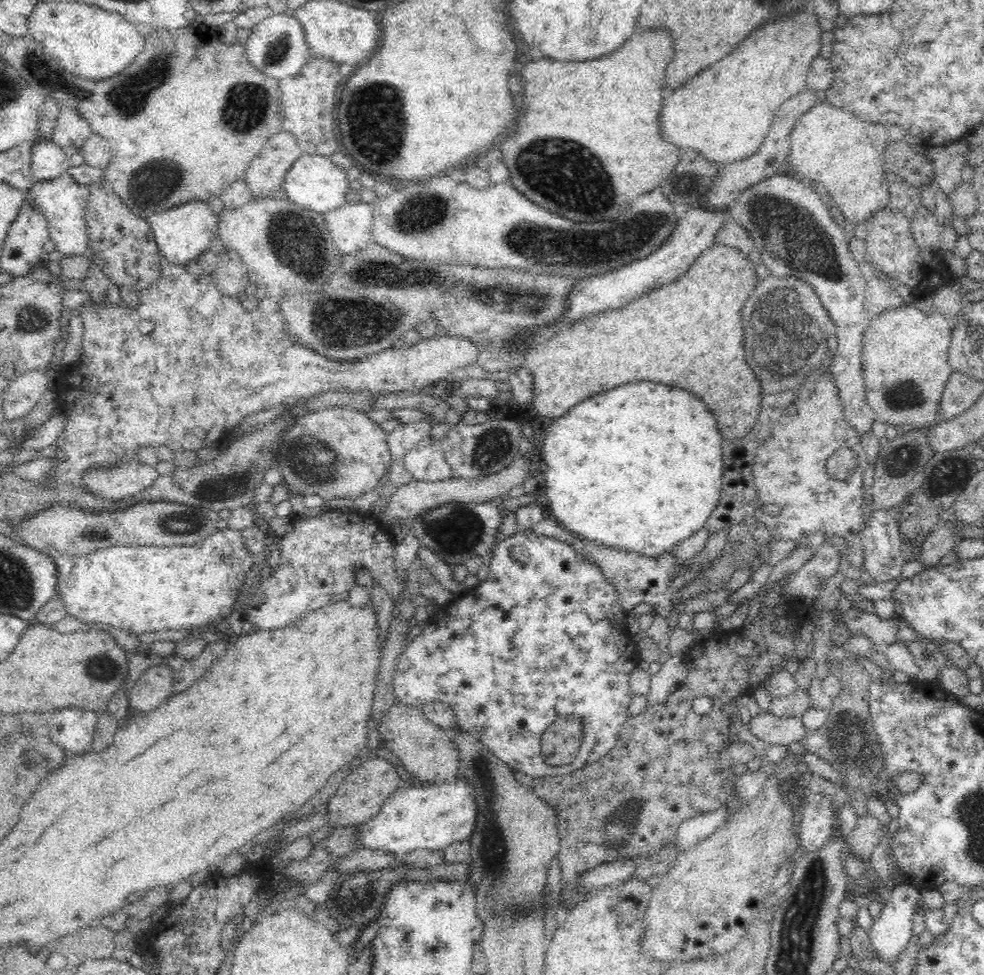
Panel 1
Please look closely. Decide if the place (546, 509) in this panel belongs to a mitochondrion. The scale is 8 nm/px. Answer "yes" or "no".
no

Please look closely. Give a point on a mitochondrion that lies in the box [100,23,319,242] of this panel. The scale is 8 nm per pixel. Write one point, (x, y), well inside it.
(129, 98)

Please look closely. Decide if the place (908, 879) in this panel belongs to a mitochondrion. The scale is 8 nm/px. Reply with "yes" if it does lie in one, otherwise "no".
no

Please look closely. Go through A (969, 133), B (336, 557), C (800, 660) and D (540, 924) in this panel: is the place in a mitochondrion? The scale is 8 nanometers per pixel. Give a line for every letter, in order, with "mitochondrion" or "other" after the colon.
A: other
B: other
C: other
D: other

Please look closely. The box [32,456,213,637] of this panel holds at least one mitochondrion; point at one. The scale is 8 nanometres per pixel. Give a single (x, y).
(93, 530)

